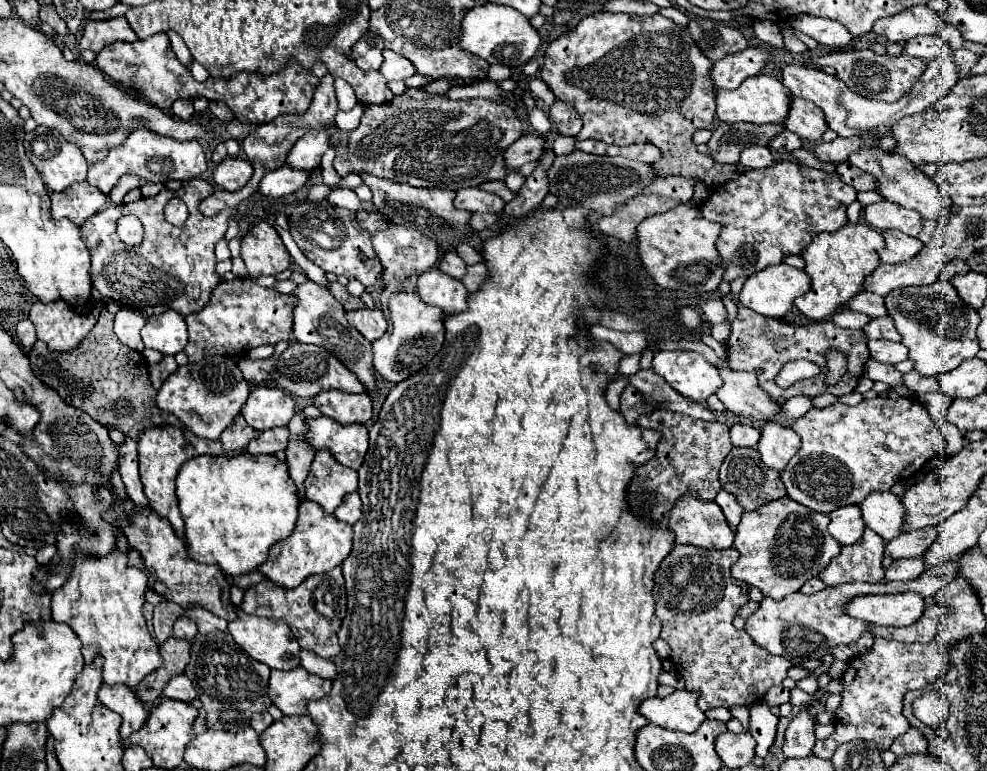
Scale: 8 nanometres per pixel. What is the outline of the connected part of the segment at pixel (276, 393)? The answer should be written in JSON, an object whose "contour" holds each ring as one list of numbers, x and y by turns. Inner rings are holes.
{"contour":[[257,387,251,391,241,415,257,431,283,427,295,415,293,397,275,387]]}

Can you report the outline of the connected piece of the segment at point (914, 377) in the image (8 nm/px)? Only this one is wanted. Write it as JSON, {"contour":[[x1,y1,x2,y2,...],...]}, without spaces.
{"contour":[[917,371,905,373,903,379,905,379,905,385,907,385,915,395,939,391,939,381,937,381,937,379,933,379,933,377,921,377]]}

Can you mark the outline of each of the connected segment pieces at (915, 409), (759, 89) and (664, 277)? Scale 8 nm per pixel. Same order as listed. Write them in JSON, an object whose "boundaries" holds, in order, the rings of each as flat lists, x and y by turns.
{"boundaries":[[[875,397,863,399,855,407,835,403,825,409,809,409,789,427,801,435,801,449,789,461,787,469,781,473,781,479,785,483,787,495,793,501,821,513,831,513,843,505,859,505,871,491,889,491,893,483,915,475,933,455,945,447,945,437,931,413,917,399,909,397,901,397,899,401]],[[755,75,749,77,741,83,739,89,733,91,717,91,717,119,723,123,739,123,739,121,747,121,747,123,785,123,787,115,789,115,789,105,791,105,791,91,787,91,787,87,777,81,775,77,769,75]],[[683,203,667,213,647,217,637,227,639,263,663,289,693,291,695,295,711,293,719,287,723,275,723,265,715,249,719,231,719,223,703,219,693,203]]]}

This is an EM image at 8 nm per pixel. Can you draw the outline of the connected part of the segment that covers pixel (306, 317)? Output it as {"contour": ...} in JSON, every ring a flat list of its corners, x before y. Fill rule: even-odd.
{"contour":[[307,281,299,285,293,295,299,299,297,307,293,309,293,333,299,343,313,343,319,347,325,347,331,355,335,355,347,369,351,369,359,381,363,381,367,395,375,395,379,391,377,387,377,375,375,369,371,369,371,341,363,339,355,327,347,323,343,305,321,285]]}

